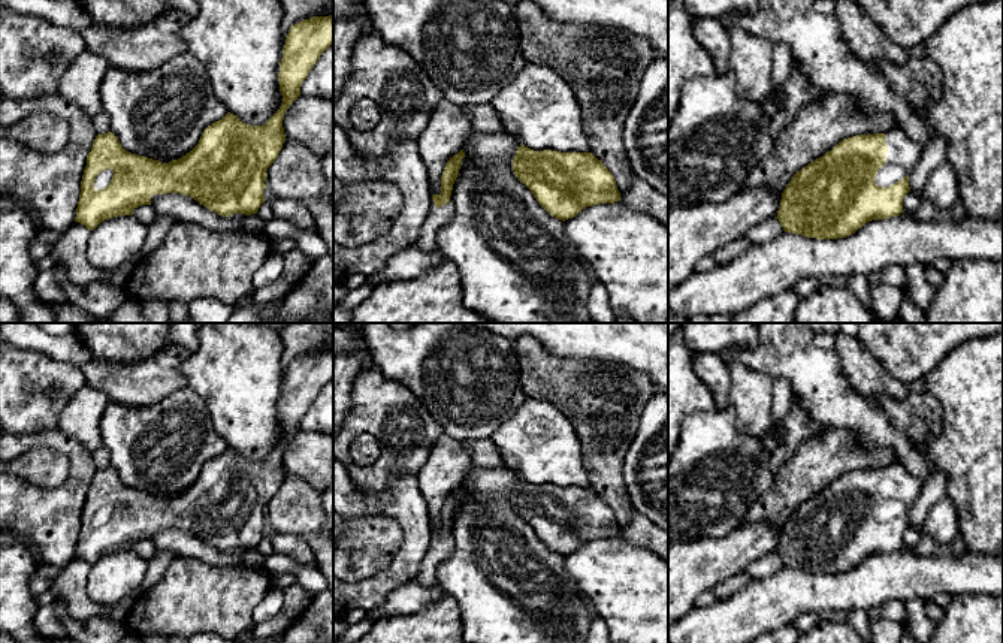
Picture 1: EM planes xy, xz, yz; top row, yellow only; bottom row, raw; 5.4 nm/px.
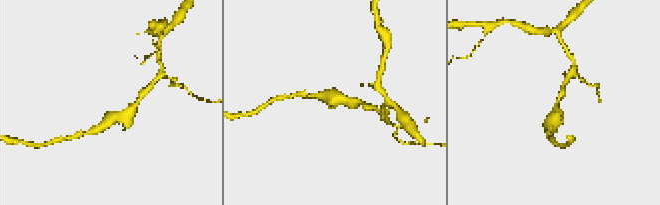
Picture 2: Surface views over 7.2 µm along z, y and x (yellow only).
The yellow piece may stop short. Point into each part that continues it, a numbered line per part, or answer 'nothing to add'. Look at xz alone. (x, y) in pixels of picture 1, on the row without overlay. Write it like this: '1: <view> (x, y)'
1: xz (437, 552)

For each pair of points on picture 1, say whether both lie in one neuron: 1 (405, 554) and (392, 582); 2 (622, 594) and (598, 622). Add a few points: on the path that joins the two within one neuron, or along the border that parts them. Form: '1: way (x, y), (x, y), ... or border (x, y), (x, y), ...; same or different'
1: way (405, 561), (396, 574); same
2: border (598, 615), (609, 627); different

